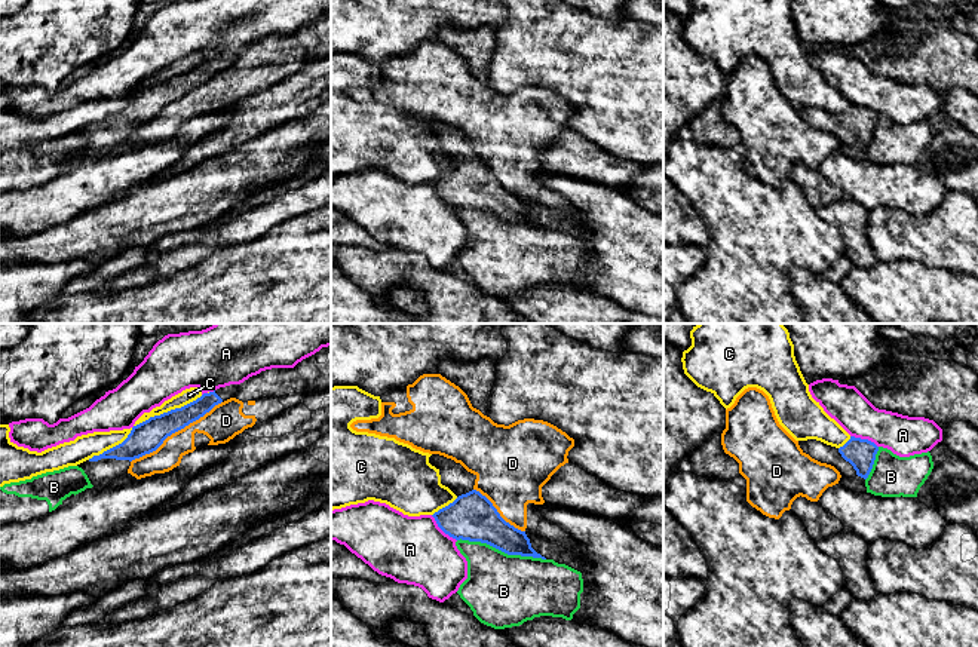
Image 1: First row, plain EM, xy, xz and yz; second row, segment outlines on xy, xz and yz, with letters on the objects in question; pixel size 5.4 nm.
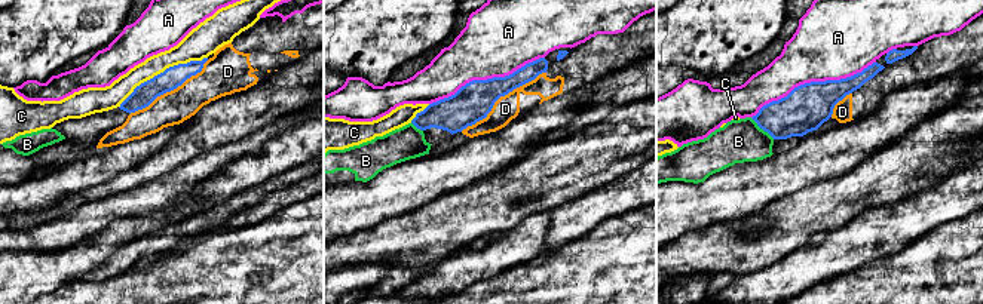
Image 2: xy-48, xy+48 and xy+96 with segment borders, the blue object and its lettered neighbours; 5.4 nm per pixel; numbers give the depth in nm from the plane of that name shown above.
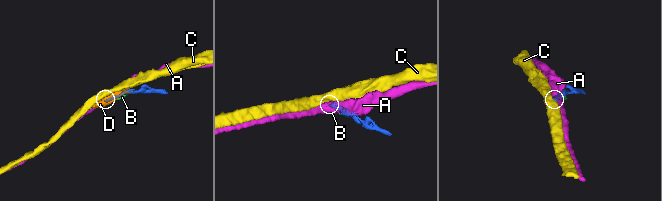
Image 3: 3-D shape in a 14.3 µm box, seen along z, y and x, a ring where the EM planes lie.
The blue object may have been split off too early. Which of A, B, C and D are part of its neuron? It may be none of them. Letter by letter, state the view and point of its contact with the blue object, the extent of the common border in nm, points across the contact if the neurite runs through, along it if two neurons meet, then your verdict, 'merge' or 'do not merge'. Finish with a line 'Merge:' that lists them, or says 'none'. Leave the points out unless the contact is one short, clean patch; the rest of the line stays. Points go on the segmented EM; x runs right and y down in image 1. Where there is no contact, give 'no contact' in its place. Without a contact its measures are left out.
A: contact xz (442, 530); length 200 nm; do not merge
B: contact xz (502, 551); length 500 nm; do not merge
C: contact xy (143, 422); length 700 nm; do not merge
D: contact xy (175, 431); length 600 nm; do not merge
Merge: none

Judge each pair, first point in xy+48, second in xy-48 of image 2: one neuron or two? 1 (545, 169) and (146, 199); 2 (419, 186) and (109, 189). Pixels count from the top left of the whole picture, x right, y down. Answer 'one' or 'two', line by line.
1: one
2: two

